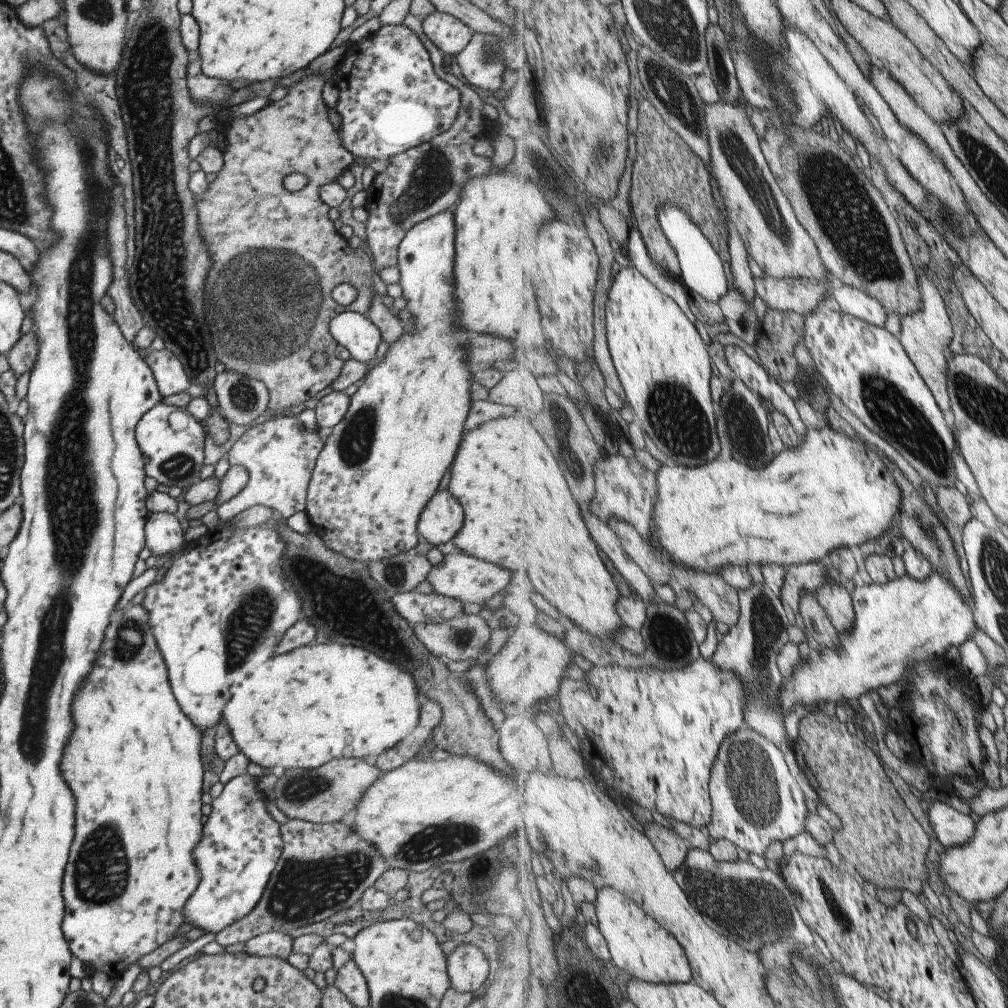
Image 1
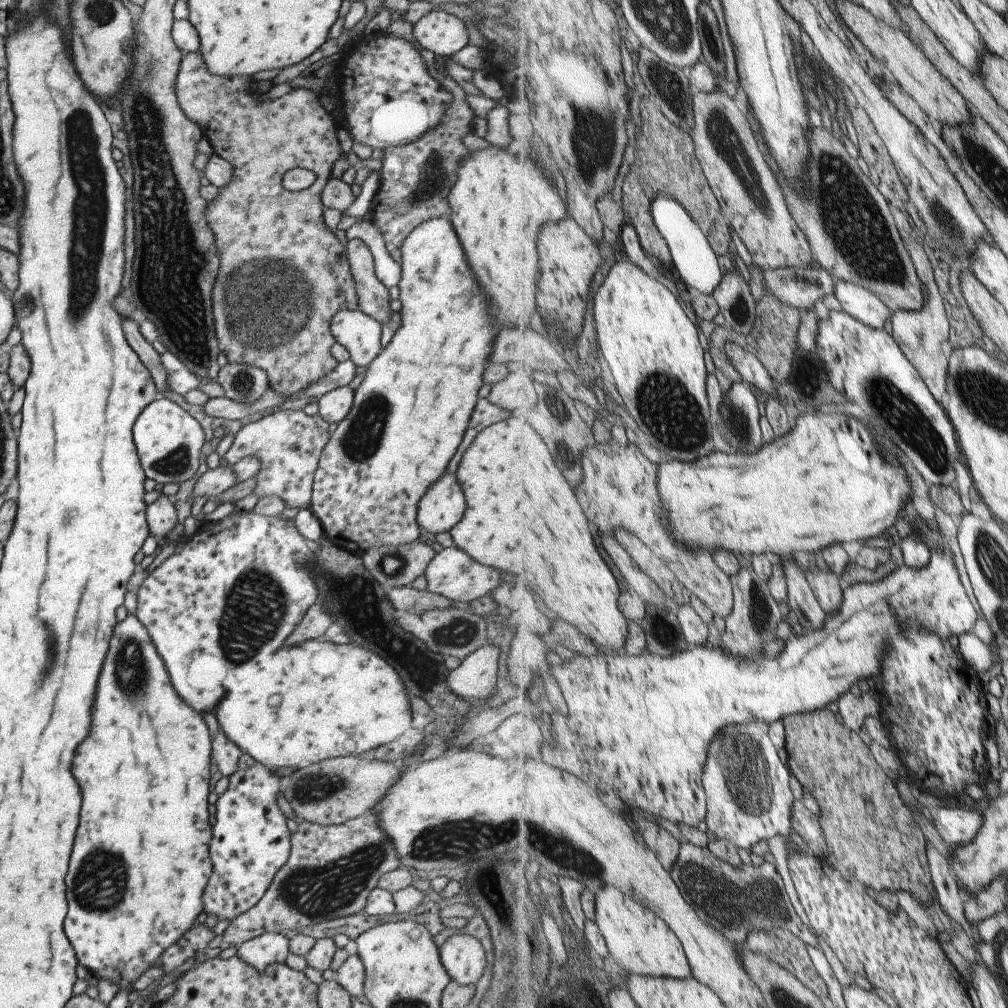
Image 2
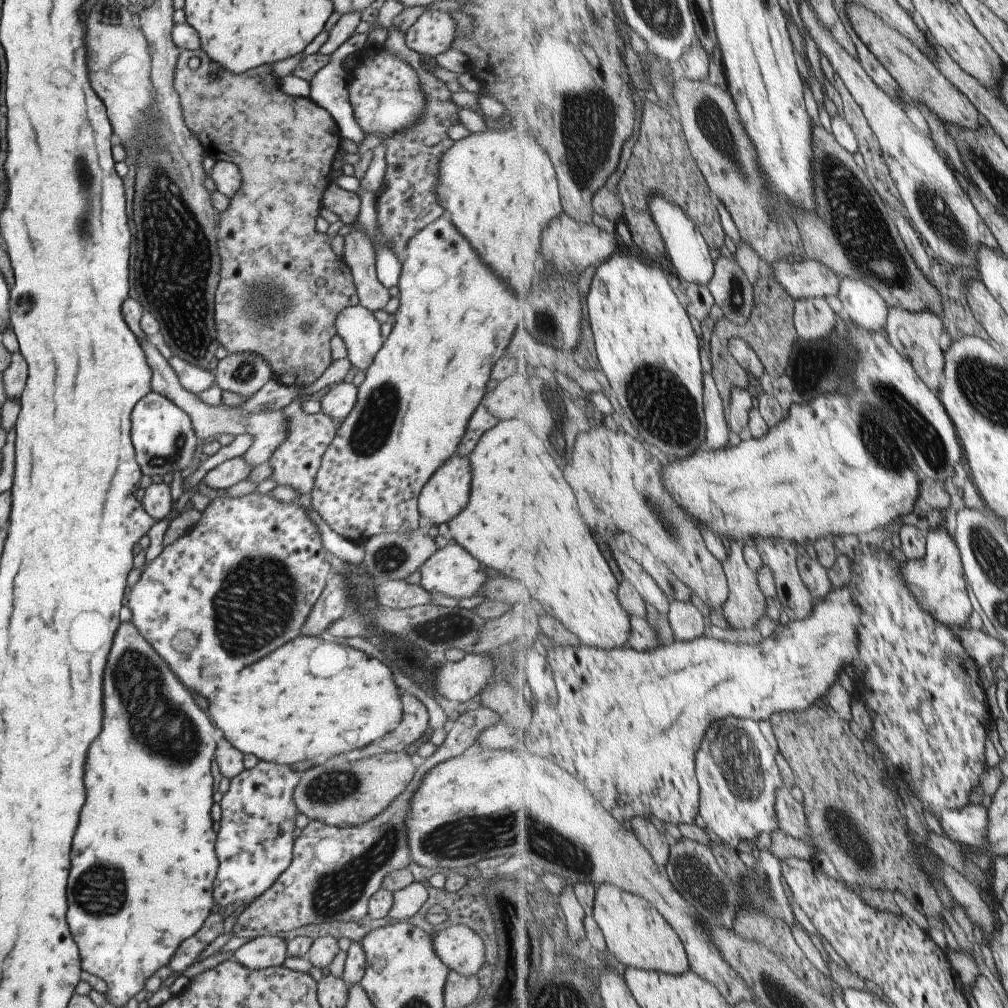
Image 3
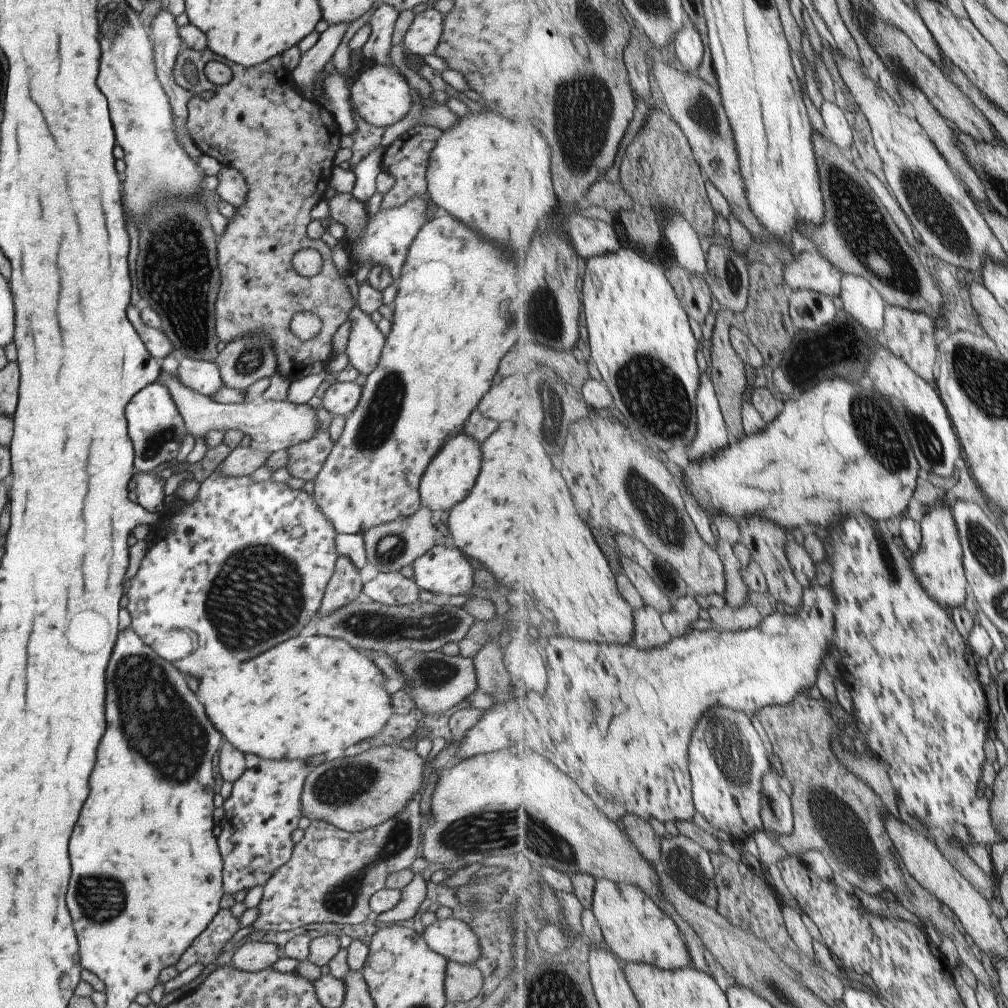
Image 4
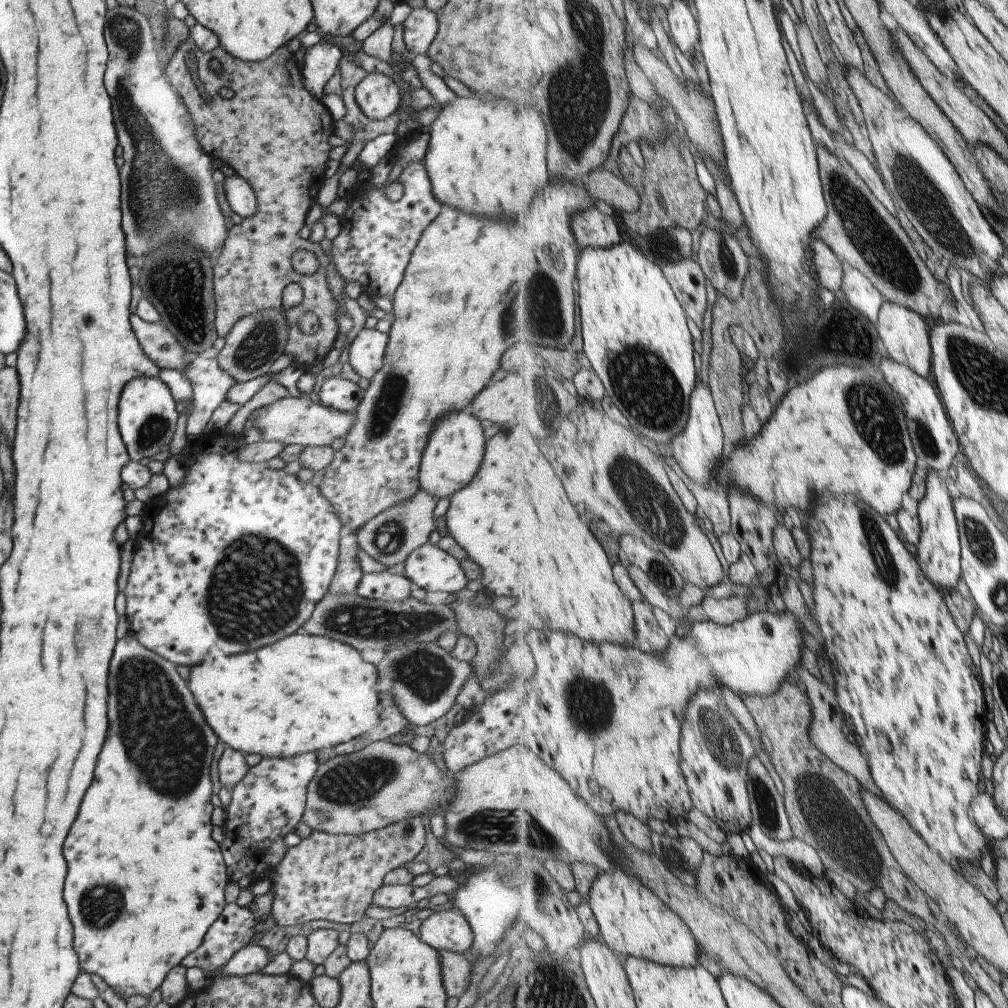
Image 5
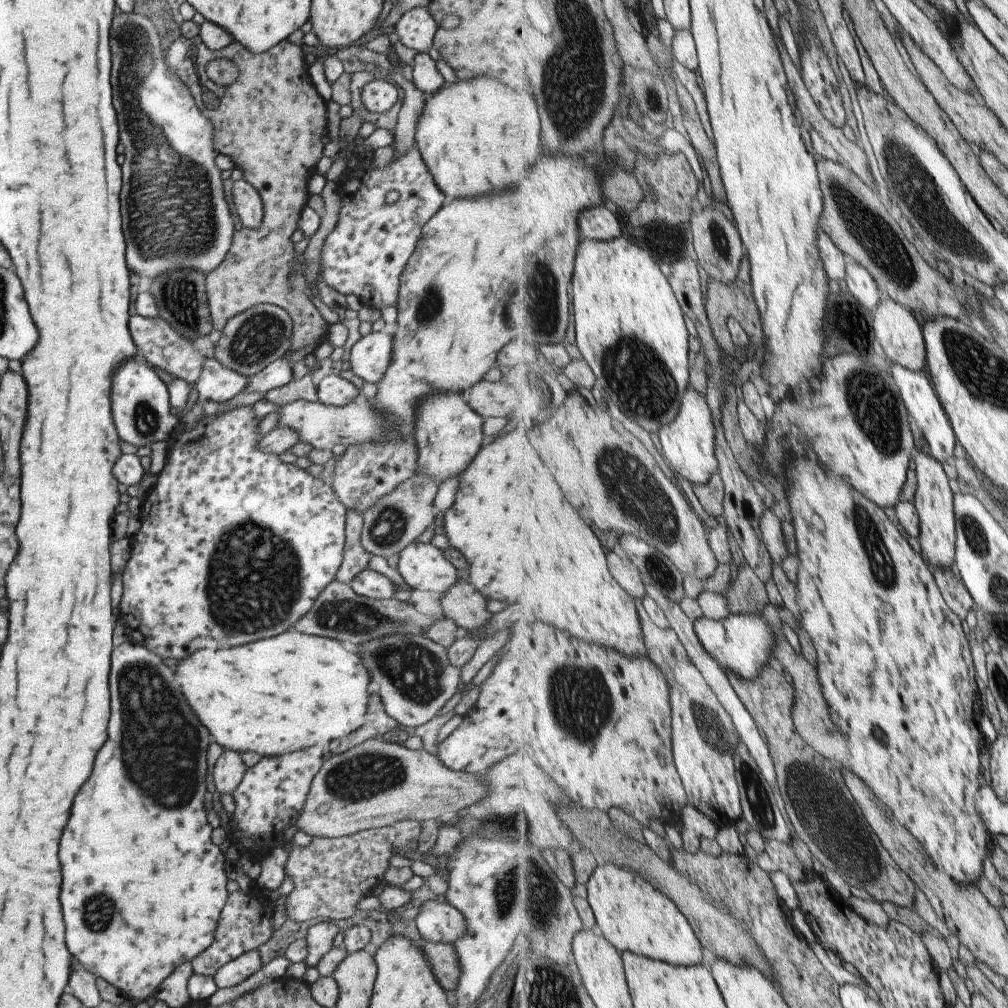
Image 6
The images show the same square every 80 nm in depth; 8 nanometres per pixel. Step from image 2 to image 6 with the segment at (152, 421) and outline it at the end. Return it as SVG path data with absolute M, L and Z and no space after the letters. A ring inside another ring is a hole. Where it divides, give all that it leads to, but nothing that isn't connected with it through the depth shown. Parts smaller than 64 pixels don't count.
M135 356L117 368L111 380L111 414L117 436L135 448L147 448L155 442L167 441L180 426L175 415L169 412L168 390L156 372Z

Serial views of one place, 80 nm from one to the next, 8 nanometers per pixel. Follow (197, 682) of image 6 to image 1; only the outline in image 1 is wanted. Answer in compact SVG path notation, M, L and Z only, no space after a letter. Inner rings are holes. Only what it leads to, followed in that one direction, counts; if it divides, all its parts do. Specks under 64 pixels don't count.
M311 644L311 646L305 645L293 649L293 652L281 654L281 656L273 655L257 668L257 672L249 672L249 676L245 674L245 678L237 684L233 696L227 701L223 716L225 716L225 724L237 745L238 752L241 752L247 760L259 764L264 769L270 768L275 772L291 769L301 769L303 771L318 767L329 759L346 758L363 761L367 756L377 756L392 749L417 726L419 720L417 693L418 690L414 687L410 672L406 672L405 669L391 661L385 662L377 654L371 654L371 652L367 652L367 650L356 645Z

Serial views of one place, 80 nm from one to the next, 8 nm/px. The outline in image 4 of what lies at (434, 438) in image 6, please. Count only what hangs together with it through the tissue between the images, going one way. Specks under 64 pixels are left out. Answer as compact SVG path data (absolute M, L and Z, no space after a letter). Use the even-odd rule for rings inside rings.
M463 429L450 437L429 461L427 468L421 475L418 486L420 504L428 508L435 517L439 512L448 512L459 500L463 500L469 494L473 486L473 480L479 472L480 448L479 443L465 437Z

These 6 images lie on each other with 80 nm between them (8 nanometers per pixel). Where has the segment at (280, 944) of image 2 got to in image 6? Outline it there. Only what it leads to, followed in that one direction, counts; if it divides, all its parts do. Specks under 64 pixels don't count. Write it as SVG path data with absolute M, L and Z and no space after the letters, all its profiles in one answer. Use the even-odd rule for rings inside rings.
M258 949L242 952L233 960L227 961L215 974L212 976L216 987L220 990L232 987L244 981L248 976L257 972L262 967Z

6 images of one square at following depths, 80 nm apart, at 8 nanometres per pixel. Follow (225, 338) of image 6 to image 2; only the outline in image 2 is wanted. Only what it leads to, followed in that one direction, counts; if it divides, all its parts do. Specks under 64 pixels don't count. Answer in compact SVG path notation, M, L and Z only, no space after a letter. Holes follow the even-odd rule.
M227 363L218 369L215 381L223 390L223 397L239 404L255 402L268 387L266 374L244 363Z

